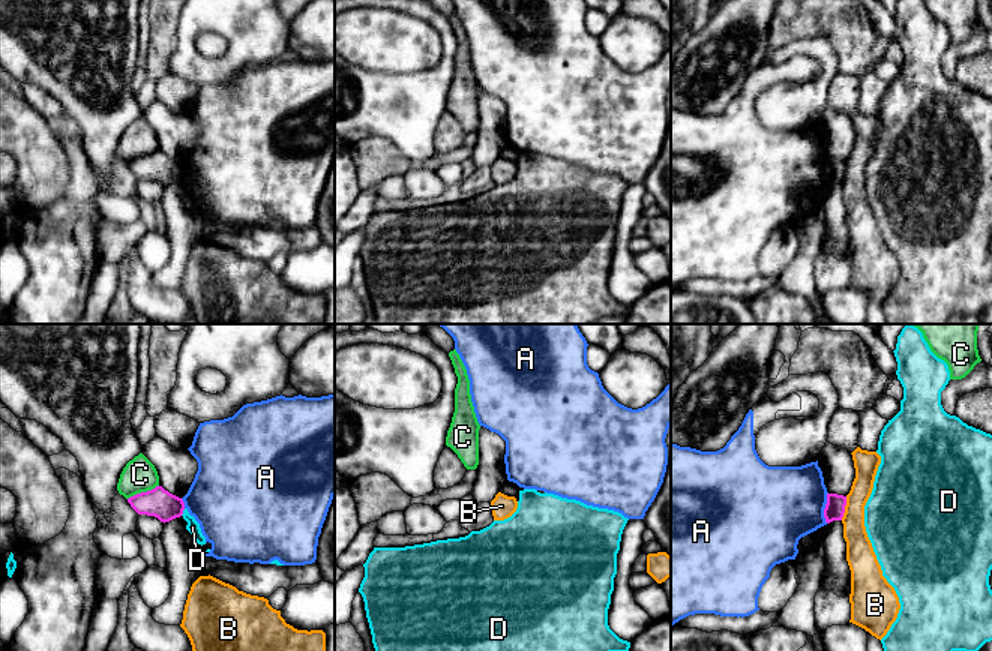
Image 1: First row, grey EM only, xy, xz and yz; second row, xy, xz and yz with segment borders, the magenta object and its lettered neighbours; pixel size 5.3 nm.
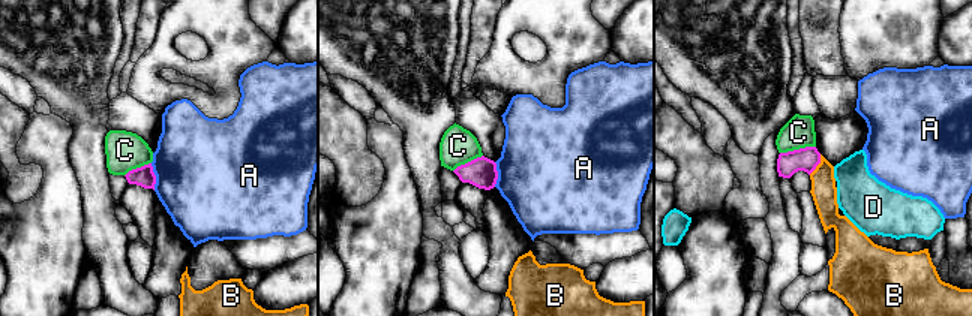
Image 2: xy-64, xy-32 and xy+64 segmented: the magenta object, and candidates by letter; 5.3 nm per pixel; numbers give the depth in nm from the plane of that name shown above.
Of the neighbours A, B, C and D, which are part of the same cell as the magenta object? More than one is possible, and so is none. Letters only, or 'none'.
none

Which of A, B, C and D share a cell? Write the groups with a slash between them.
A / B / C / D

